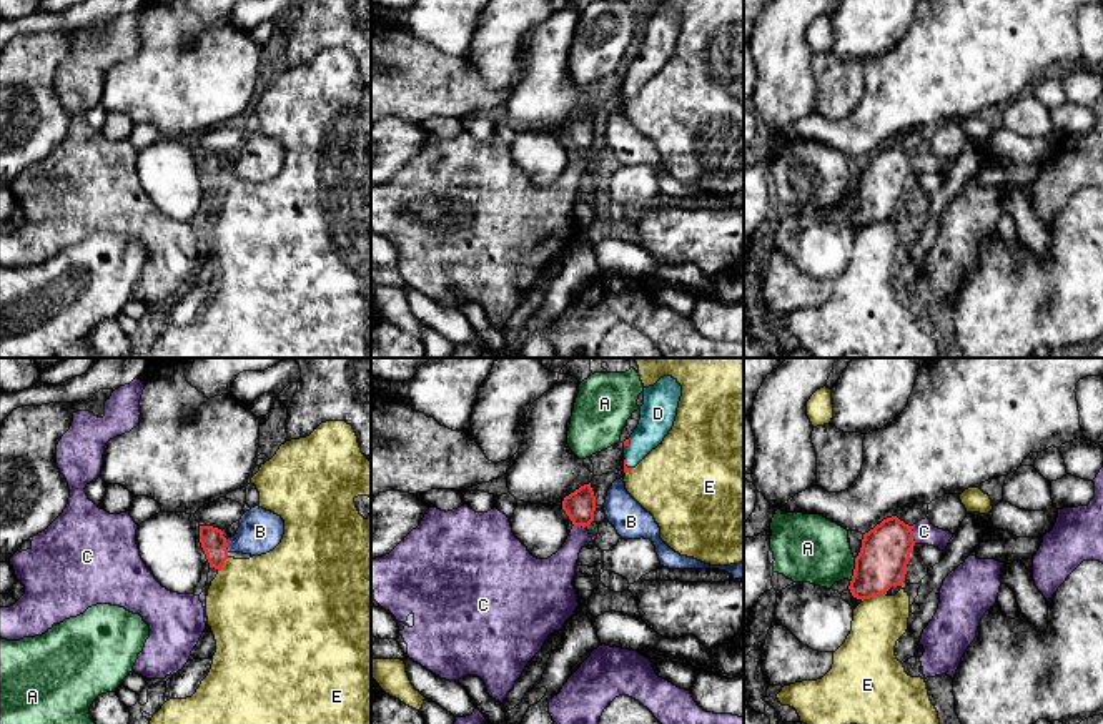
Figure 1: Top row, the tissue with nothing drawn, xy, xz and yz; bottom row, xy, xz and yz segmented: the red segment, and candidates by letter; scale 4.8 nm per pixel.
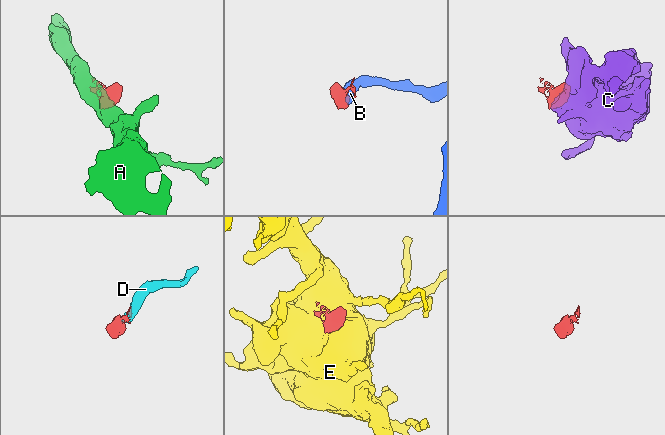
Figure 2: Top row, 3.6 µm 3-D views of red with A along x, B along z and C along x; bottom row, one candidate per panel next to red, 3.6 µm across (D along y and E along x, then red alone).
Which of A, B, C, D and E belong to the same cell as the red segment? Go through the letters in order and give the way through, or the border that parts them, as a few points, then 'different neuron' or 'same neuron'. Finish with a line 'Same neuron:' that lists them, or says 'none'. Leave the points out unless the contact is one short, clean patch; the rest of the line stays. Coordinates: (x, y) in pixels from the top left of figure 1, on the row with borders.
A: border yz (855, 558), (850, 581); different neuron
B: border xy (225, 540), (228, 551); different neuron
C: way yz (885, 550), (895, 540), (912, 535), (924, 531); same neuron
D: way xz (626, 468), (624, 465), (654, 425); same neuron
E: different neuron
Same neuron: C, D

